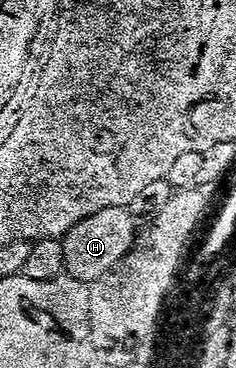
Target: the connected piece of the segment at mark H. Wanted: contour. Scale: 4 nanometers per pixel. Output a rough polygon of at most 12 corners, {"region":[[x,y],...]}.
{"region":[[103,209],[63,237],[68,278],[86,285],[127,257],[139,228]]}

